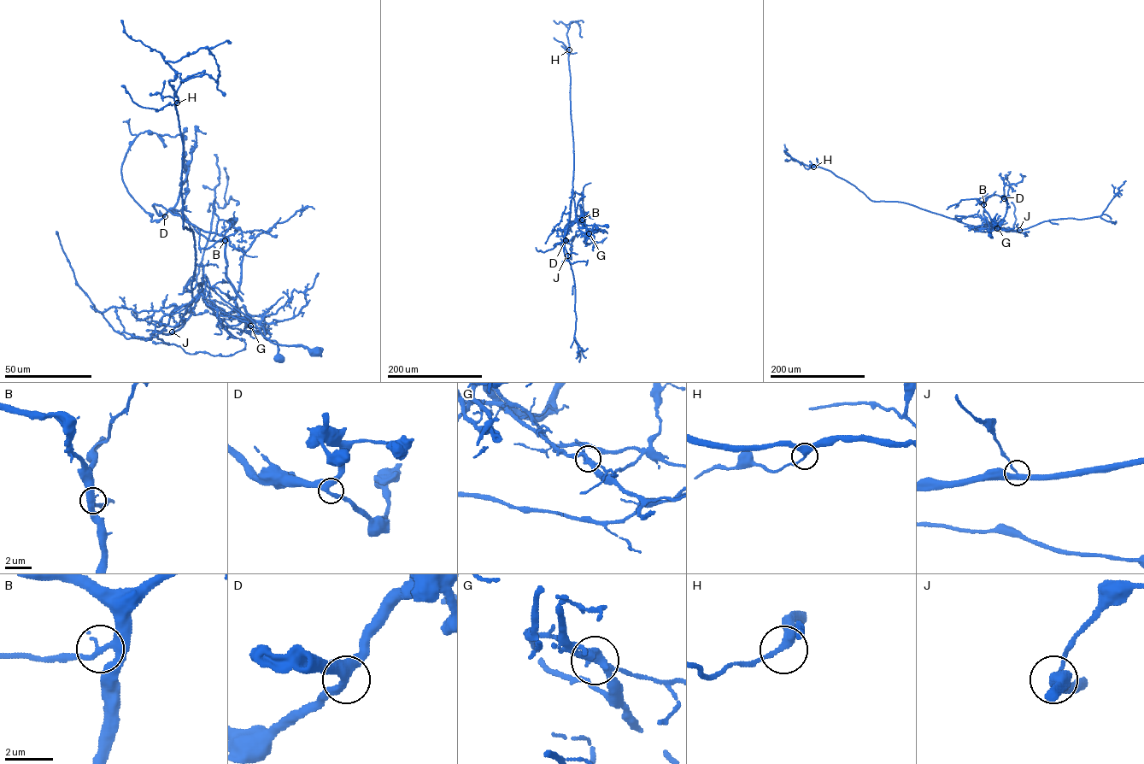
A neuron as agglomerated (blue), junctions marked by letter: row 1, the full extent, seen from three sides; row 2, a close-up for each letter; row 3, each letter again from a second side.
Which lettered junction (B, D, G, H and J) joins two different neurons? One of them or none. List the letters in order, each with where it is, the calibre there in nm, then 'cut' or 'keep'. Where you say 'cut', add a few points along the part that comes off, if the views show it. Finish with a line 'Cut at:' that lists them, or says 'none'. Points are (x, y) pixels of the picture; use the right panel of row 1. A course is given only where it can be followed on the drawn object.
B: (983, 204) | 240 nm | keep
D: (1004, 198) | 360 nm | keep
G: (997, 228) | 280 nm | cut | (997, 228), (983, 208), (984, 199), (995, 195), (1004, 197), (1004, 185), (1016, 185), (1025, 176)
H: (813, 167) | 320 nm | keep
J: (1019, 230) | 320 nm | keep
Cut at: G

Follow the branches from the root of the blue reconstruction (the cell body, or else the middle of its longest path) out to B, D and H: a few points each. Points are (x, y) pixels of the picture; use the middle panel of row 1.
B: (607, 226), (587, 225), (575, 220), (579, 226), (587, 230), (582, 220)
D: (607, 226), (587, 225), (575, 220), (579, 226), (587, 230), (582, 220), (571, 220), (562, 233), (566, 240)
H: (607, 226), (587, 225), (575, 220), (572, 226), (569, 222), (573, 154), (569, 49)

